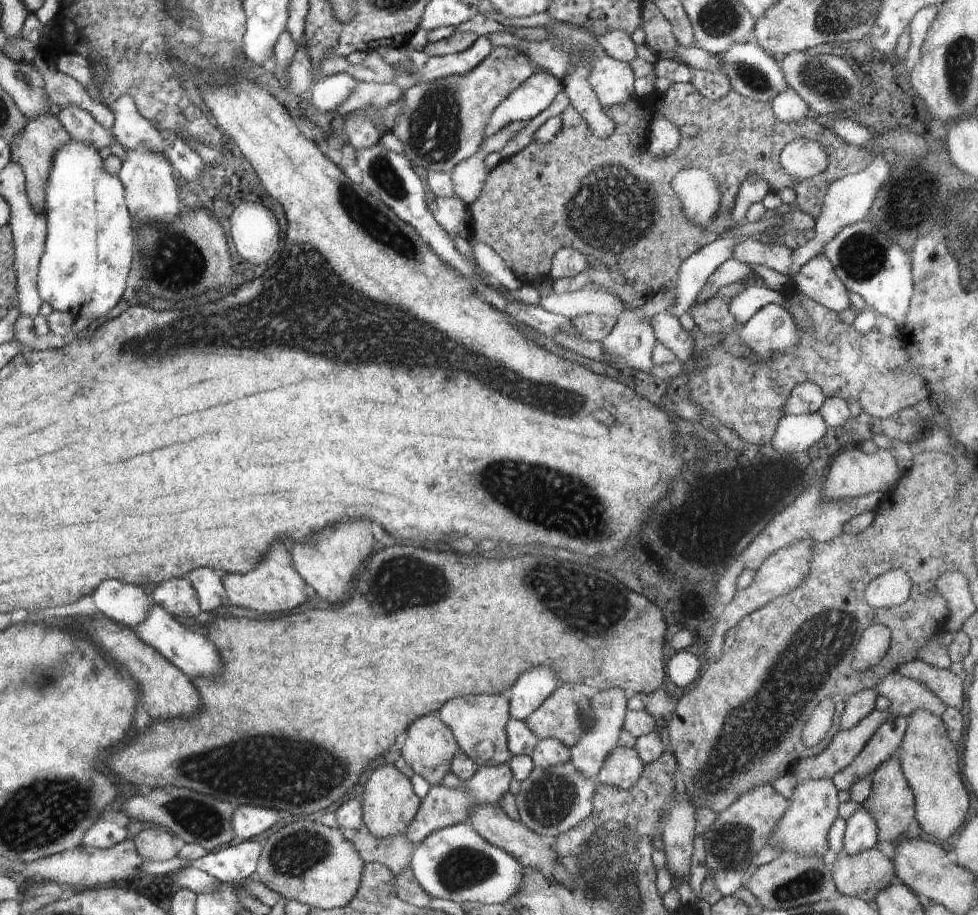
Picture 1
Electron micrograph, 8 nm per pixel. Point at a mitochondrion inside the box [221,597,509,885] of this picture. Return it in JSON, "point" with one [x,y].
{"point":[298,852]}

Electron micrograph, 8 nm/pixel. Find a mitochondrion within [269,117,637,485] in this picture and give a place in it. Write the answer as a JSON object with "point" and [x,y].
{"point":[378,226]}

